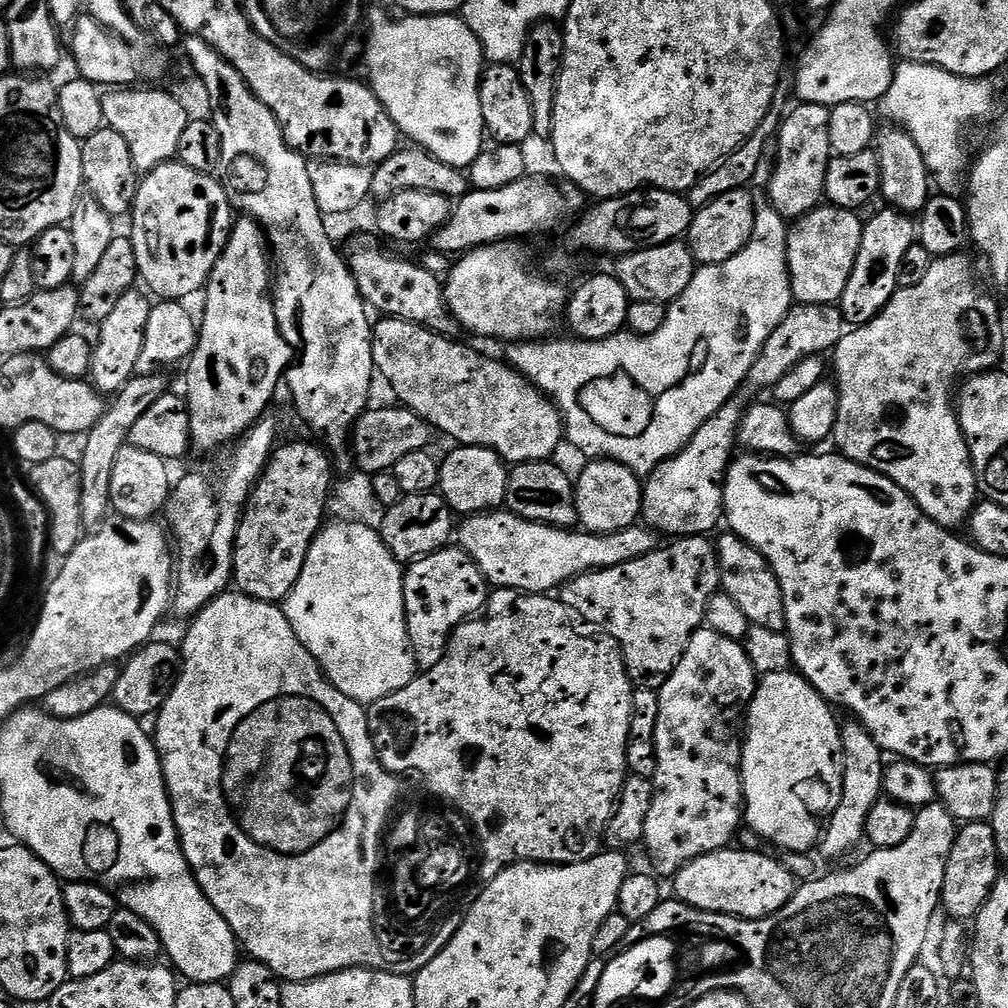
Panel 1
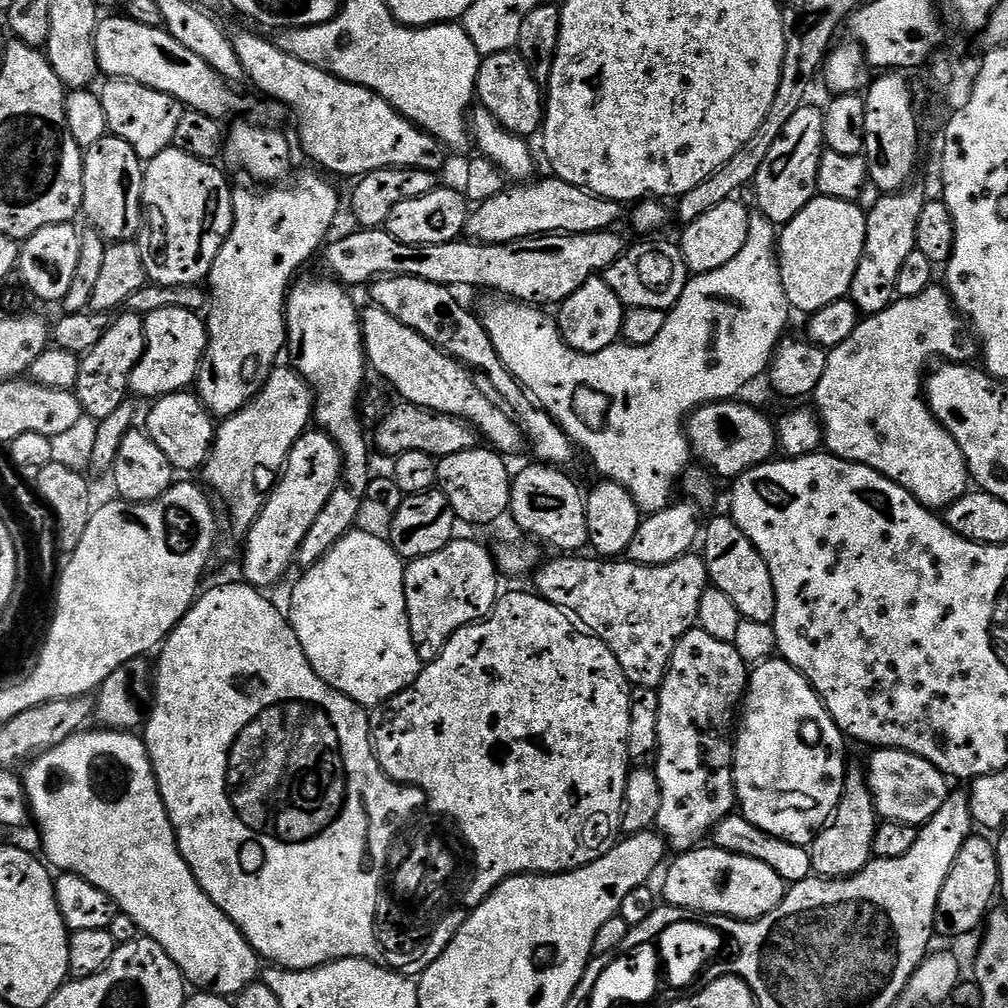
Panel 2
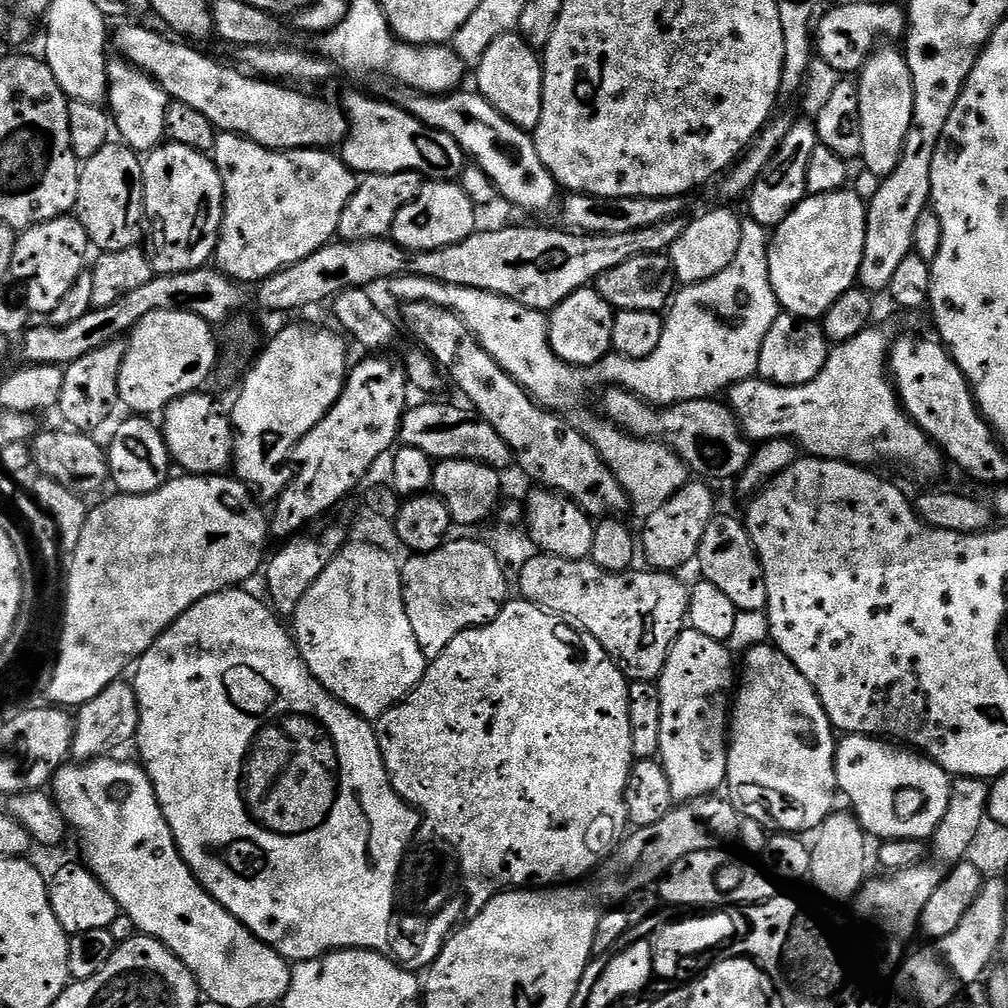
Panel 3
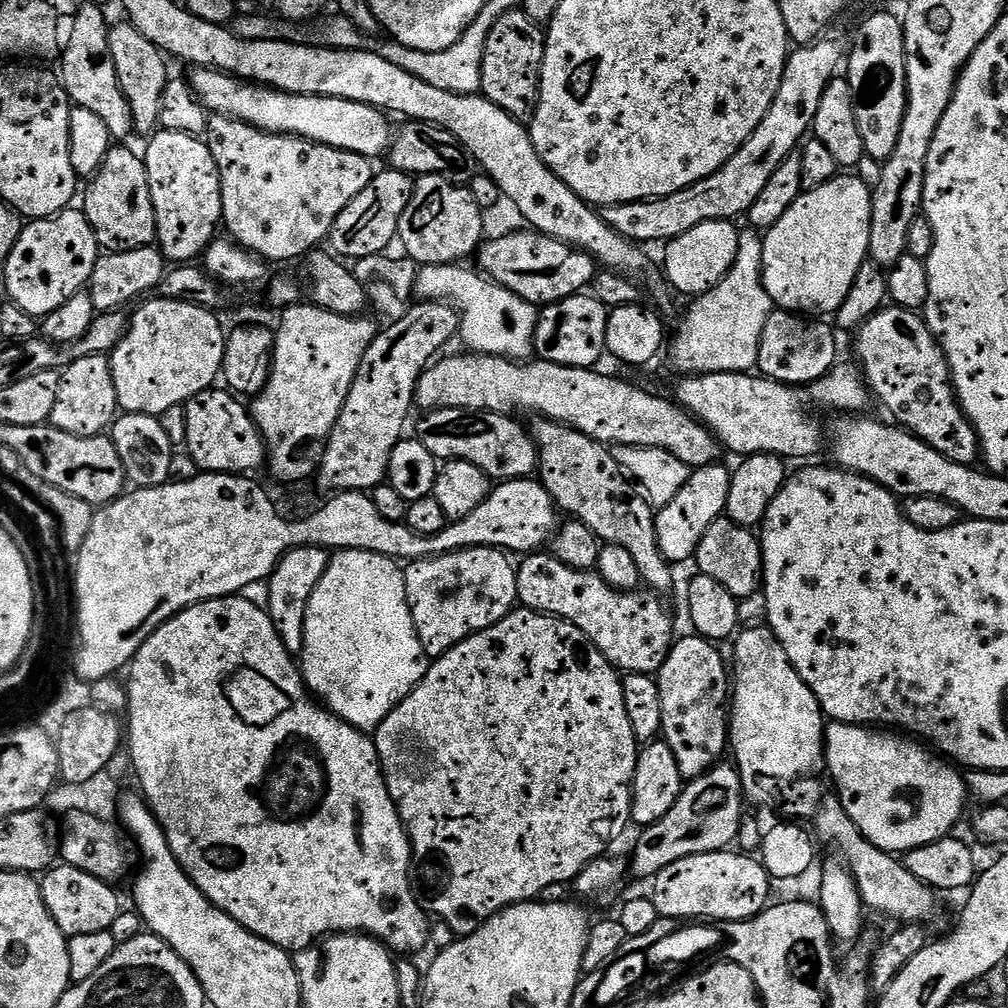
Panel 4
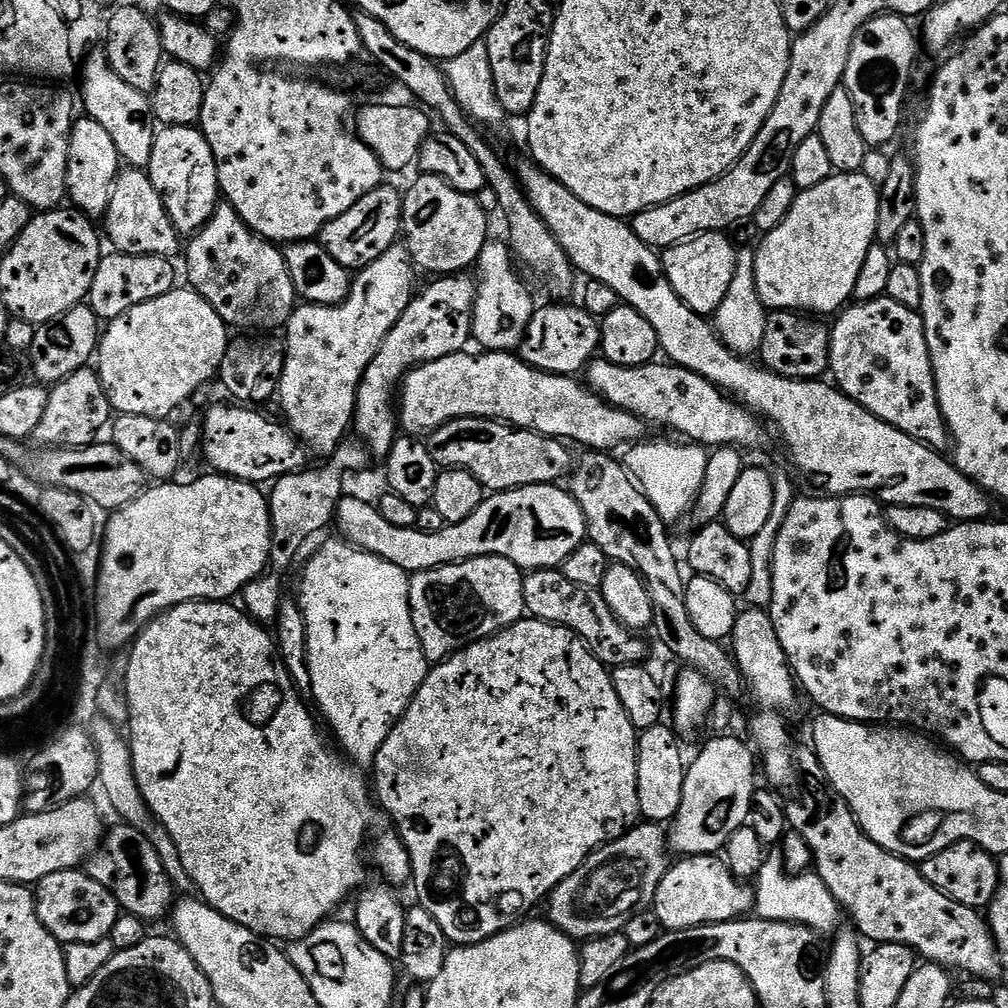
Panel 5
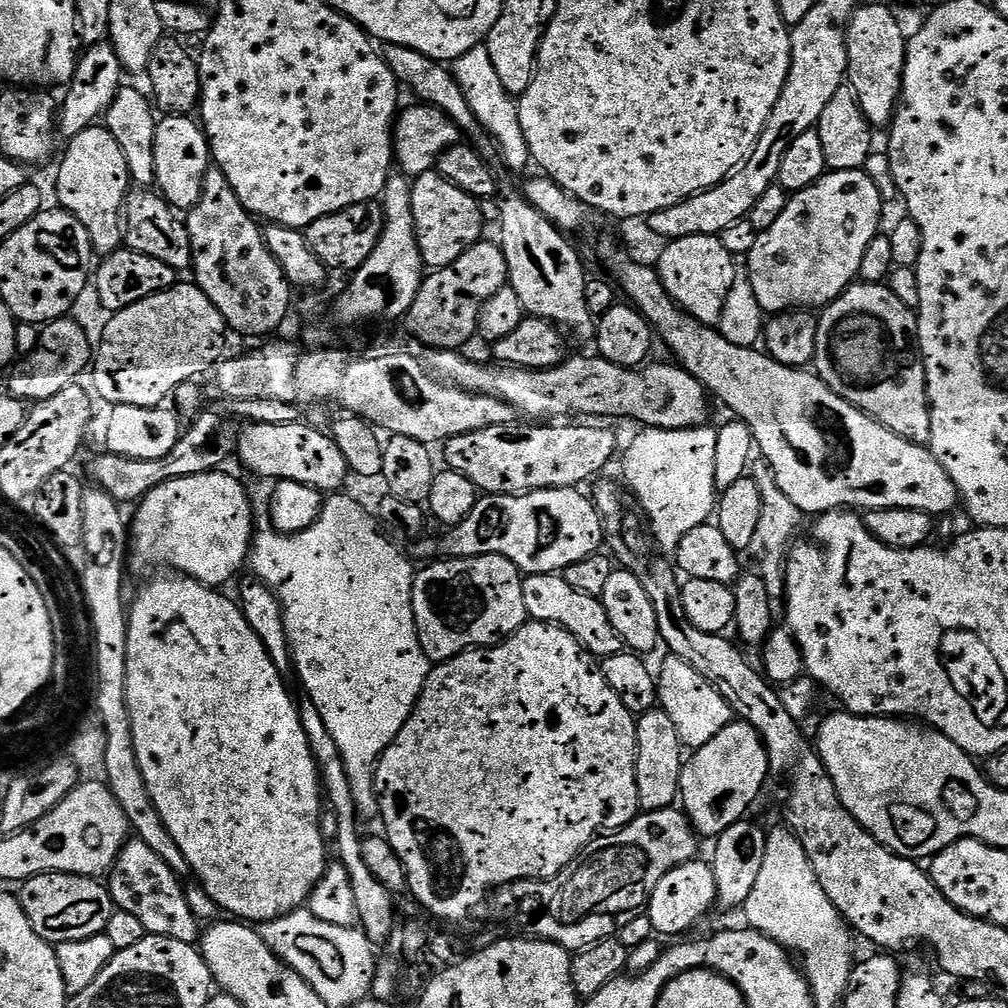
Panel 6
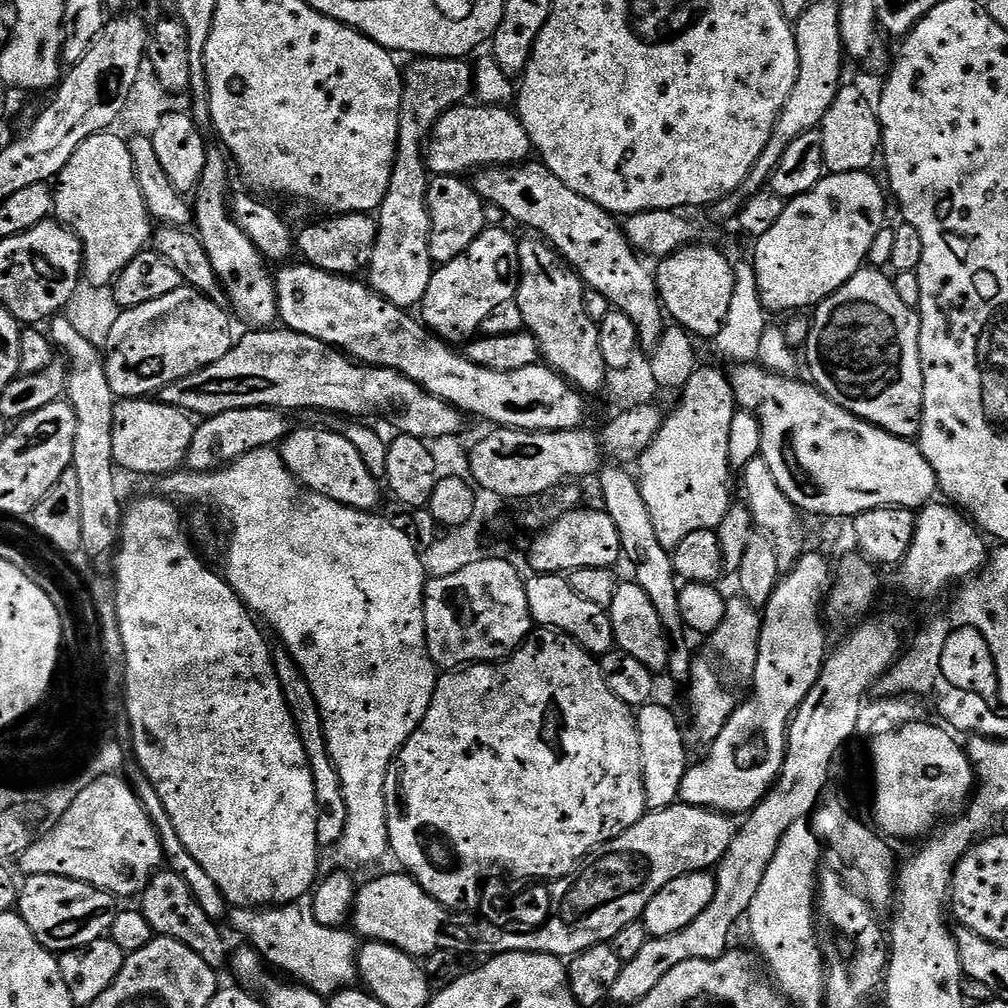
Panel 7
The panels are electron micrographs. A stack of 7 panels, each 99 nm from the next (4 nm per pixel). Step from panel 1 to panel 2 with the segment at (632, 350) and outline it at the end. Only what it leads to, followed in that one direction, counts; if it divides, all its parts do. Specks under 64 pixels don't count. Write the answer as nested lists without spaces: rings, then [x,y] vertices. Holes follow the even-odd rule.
[[[759,210],[753,211],[750,215],[750,234],[746,234],[746,246],[742,246],[742,250],[738,250],[738,255],[730,258],[730,262],[726,262],[726,266],[718,266],[718,270],[710,270],[709,272],[693,275],[682,290],[682,298],[678,298],[676,305],[668,312],[666,326],[662,326],[662,334],[658,334],[658,338],[654,338],[654,342],[650,342],[646,346],[634,346],[633,344],[617,342],[611,344],[606,350],[598,350],[594,354],[579,352],[564,341],[560,333],[559,323],[553,317],[551,320],[544,313],[547,311],[543,307],[521,304],[519,302],[500,303],[504,304],[492,304],[485,312],[482,312],[482,319],[486,334],[490,338],[490,342],[494,342],[494,350],[498,350],[498,358],[502,358],[506,370],[510,370],[512,377],[520,383],[520,387],[555,420],[556,425],[571,438],[577,449],[583,455],[585,452],[592,459],[593,466],[601,472],[599,475],[605,480],[613,480],[615,484],[626,489],[630,494],[630,498],[634,498],[634,502],[639,506],[641,513],[644,514],[661,512],[662,509],[669,507],[670,501],[673,499],[673,497],[671,498],[672,491],[675,488],[677,491],[678,481],[689,467],[690,445],[686,435],[686,421],[688,417],[701,404],[728,402],[733,398],[739,397],[736,395],[751,380],[756,380],[759,376],[761,379],[767,373],[772,362],[772,356],[785,335],[785,333],[783,334],[784,327],[788,324],[788,312],[790,313],[790,305],[786,298],[786,290],[782,286],[782,274],[780,273],[778,228],[777,225],[771,224]]]

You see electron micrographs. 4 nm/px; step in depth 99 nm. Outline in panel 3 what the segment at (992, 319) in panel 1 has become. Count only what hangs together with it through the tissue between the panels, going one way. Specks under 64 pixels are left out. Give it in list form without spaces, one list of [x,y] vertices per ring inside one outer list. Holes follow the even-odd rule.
[[[870,326],[844,344],[835,345],[828,353],[826,366],[822,366],[822,374],[818,374],[814,382],[787,388],[781,384],[771,384],[769,380],[753,378],[733,384],[726,393],[726,403],[736,415],[745,436],[753,442],[795,440],[809,457],[822,460],[845,460],[847,464],[861,466],[876,466],[872,464],[889,460],[892,464],[909,468],[924,480],[938,479],[946,465],[945,453],[904,411],[904,405],[890,379],[890,339],[876,327]]]

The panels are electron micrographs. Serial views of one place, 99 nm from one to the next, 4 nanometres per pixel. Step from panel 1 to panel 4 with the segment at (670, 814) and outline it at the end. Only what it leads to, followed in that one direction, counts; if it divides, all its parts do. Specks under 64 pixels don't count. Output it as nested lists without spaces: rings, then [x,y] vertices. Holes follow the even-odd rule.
[[[689,634],[673,643],[666,662],[660,667],[658,683],[662,694],[662,739],[674,750],[678,770],[686,778],[695,778],[709,772],[725,759],[730,748],[730,668],[724,665],[724,656],[713,641]]]

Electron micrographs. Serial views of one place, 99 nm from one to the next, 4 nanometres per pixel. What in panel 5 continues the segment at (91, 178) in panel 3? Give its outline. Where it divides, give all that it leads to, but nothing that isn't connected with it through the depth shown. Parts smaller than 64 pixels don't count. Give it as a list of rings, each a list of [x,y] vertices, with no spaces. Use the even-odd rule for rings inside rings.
[[[121,167],[116,181],[112,184],[108,208],[104,211],[102,223],[103,235],[112,239],[111,247],[115,251],[169,258],[175,257],[176,251],[181,251],[182,237],[176,231],[174,222],[170,222],[170,214],[166,214],[164,200],[158,190],[154,190],[154,182],[150,182],[148,173],[143,168]]]

